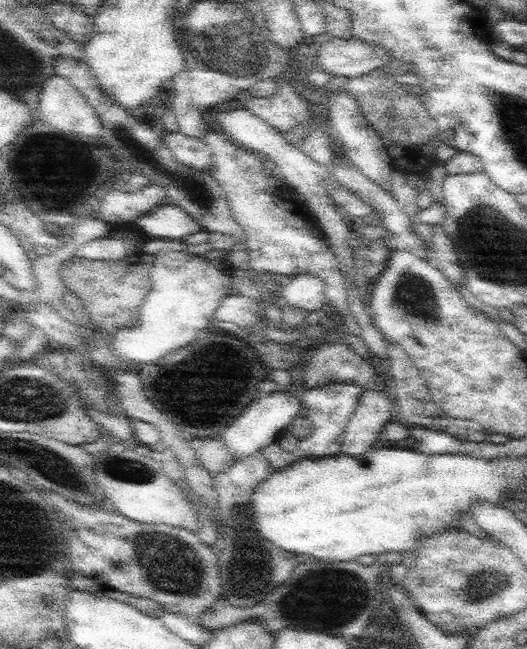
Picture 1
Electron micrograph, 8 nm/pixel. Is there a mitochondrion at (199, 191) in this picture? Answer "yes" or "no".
yes

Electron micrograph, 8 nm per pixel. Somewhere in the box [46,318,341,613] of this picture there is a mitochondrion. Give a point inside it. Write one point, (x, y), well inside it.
(164, 567)

